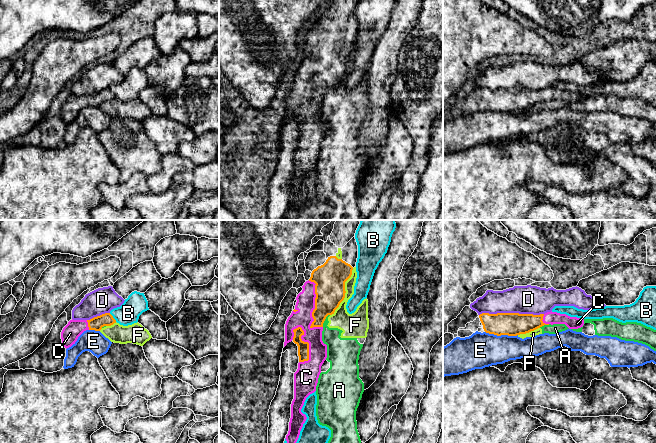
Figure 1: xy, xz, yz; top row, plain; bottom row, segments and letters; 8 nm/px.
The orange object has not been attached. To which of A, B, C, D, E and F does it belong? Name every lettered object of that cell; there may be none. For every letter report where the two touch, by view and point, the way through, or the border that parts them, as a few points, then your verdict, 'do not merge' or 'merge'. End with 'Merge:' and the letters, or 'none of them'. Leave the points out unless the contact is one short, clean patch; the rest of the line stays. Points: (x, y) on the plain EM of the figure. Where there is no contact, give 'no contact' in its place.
A: contact xz (324, 96); border xz (329, 90), (322, 102); do not merge
B: contact xy (112, 93); do not merge
C: contact xz (308, 122); merge
D: contact yz (511, 89); do not merge
E: contact yz (501, 110); do not merge
F: contact xz (345, 68); do not merge
Merge: C

